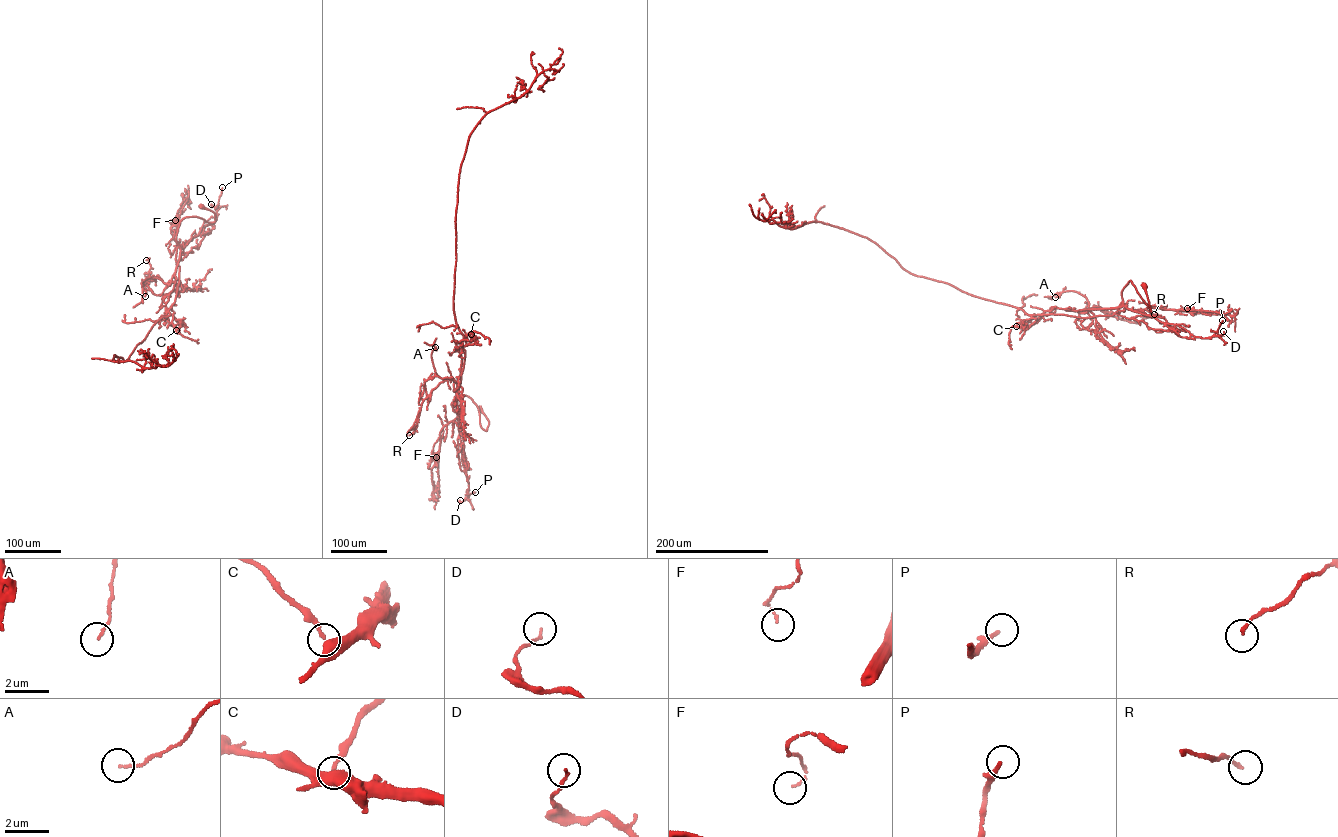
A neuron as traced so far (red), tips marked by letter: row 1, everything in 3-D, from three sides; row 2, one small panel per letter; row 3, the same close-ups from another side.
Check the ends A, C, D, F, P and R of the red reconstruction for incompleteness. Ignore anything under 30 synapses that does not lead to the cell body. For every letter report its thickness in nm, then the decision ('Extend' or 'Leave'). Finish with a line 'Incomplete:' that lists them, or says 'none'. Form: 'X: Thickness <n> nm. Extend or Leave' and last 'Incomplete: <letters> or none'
A: Thickness 100 nm. Leave
C: Thickness 170 nm. Leave
D: Thickness 90 nm. Leave
F: Thickness 100 nm. Leave
P: Thickness 190 nm. Leave
R: Thickness 140 nm. Leave
Incomplete: none

